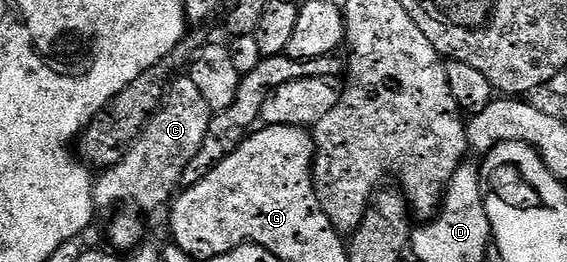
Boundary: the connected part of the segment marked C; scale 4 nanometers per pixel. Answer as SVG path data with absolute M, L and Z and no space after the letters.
M176 79L168 84L165 102L149 118L148 125L130 146L128 153L114 167L100 172L93 189L98 208L135 203L142 207L139 208L142 212L153 211L165 202L166 206L174 198L183 171L187 165L191 165L191 157L203 149L203 137L207 137L207 129L215 114L207 105L207 97L202 93L201 86L194 79Z

